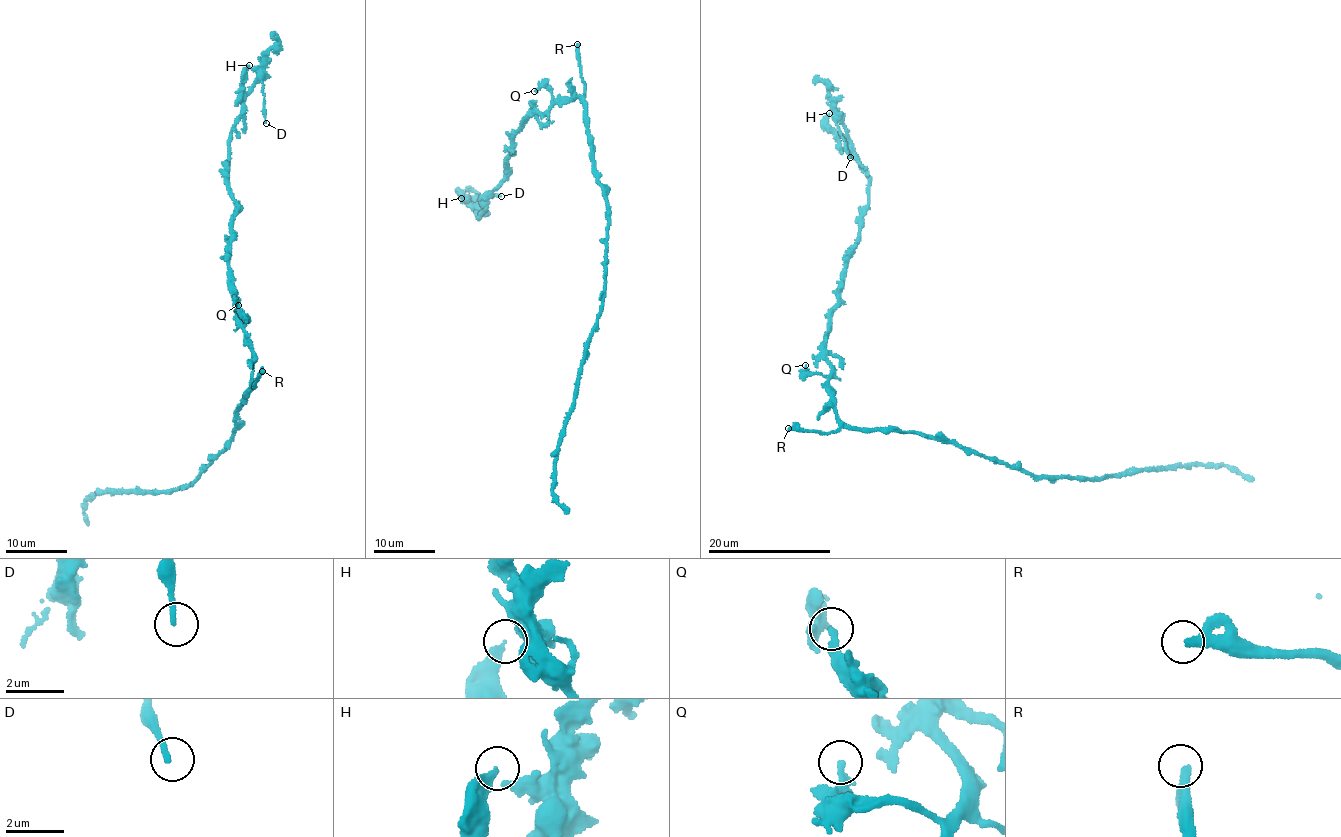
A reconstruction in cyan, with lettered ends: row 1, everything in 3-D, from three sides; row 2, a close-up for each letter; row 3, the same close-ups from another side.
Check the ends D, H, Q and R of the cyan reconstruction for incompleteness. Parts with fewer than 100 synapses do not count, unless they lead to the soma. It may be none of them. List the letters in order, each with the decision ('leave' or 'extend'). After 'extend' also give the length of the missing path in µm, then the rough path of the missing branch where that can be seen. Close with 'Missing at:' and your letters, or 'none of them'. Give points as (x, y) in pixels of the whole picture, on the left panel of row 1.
D: leave
H: leave
Q: leave
R: extend; missing 70 µm
Missing at: R

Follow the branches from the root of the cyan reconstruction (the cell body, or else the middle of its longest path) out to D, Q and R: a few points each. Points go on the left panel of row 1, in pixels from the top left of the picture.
D: (247, 395), (253, 388), (253, 354), (230, 276), (236, 202), (226, 164), (242, 99), (259, 79), (266, 123)
Q: (247, 395), (253, 388), (253, 354), (244, 331), (249, 321), (241, 315), (238, 305)
R: (247, 395), (262, 371)

